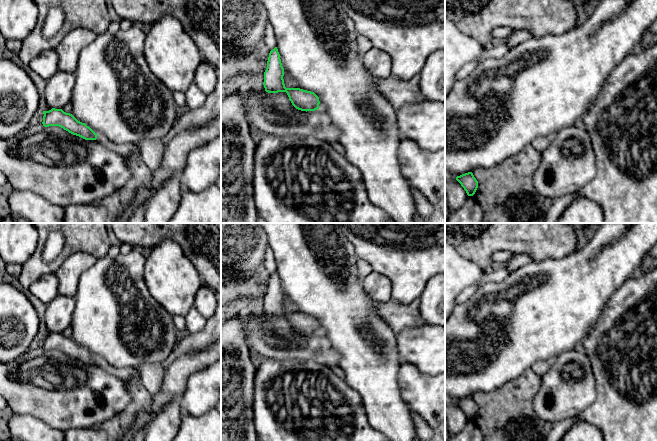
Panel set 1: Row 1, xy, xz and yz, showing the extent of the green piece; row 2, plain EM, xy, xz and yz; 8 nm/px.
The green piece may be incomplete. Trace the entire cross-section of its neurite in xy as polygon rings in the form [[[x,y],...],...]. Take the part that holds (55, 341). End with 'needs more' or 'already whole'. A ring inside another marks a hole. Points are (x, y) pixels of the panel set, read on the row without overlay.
[[[52,332],[43,335],[43,350],[59,350],[69,357],[79,360],[85,364],[98,364],[103,369],[114,376],[127,382],[139,382],[140,376],[136,368],[112,368],[106,362],[97,359],[85,347],[78,345],[72,338],[64,336],[62,333]]]; needs more

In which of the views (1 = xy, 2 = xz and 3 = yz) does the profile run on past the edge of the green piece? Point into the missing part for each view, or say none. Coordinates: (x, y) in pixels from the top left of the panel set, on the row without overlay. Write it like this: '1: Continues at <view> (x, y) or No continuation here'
1: Continues at xy (128, 374)
2: No continuation here
3: No continuation here

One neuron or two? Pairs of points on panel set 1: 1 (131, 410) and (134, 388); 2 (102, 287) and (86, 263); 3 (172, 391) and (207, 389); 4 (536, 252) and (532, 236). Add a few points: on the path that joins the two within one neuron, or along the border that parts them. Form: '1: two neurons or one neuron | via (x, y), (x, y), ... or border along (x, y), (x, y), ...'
1: one neuron | via (136, 405), (136, 393)
2: two neurons | border along (97, 259), (82, 273), (77, 287)
3: two neurons | border along (198, 370), (188, 378), (186, 388), (178, 398)
4: one neuron | via (536, 248), (536, 240)

